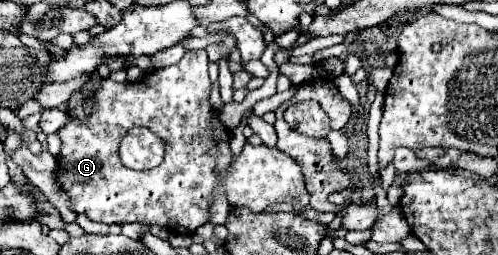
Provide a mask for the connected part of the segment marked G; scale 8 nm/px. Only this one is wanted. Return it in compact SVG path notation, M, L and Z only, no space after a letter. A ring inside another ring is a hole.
M197 49L187 51L183 59L175 65L145 73L143 79L135 83L115 83L111 79L105 79L93 95L93 105L87 117L83 121L73 117L59 129L59 137L63 143L59 153L59 183L71 195L73 211L85 213L91 221L143 223L149 227L159 225L169 227L181 235L191 235L199 225L205 225L209 221L213 191L217 185L225 189L231 209L247 207L259 213L269 205L275 205L283 199L291 201L293 197L299 197L303 205L309 205L309 195L305 191L301 169L289 155L277 149L269 149L265 145L253 147L249 143L245 143L239 155L231 151L231 133L219 121L217 113L209 103L211 81L207 75L207 63L209 59L205 49ZM133 125L149 127L155 135L159 135L165 141L165 159L159 167L135 171L119 161L119 133L127 133Z

